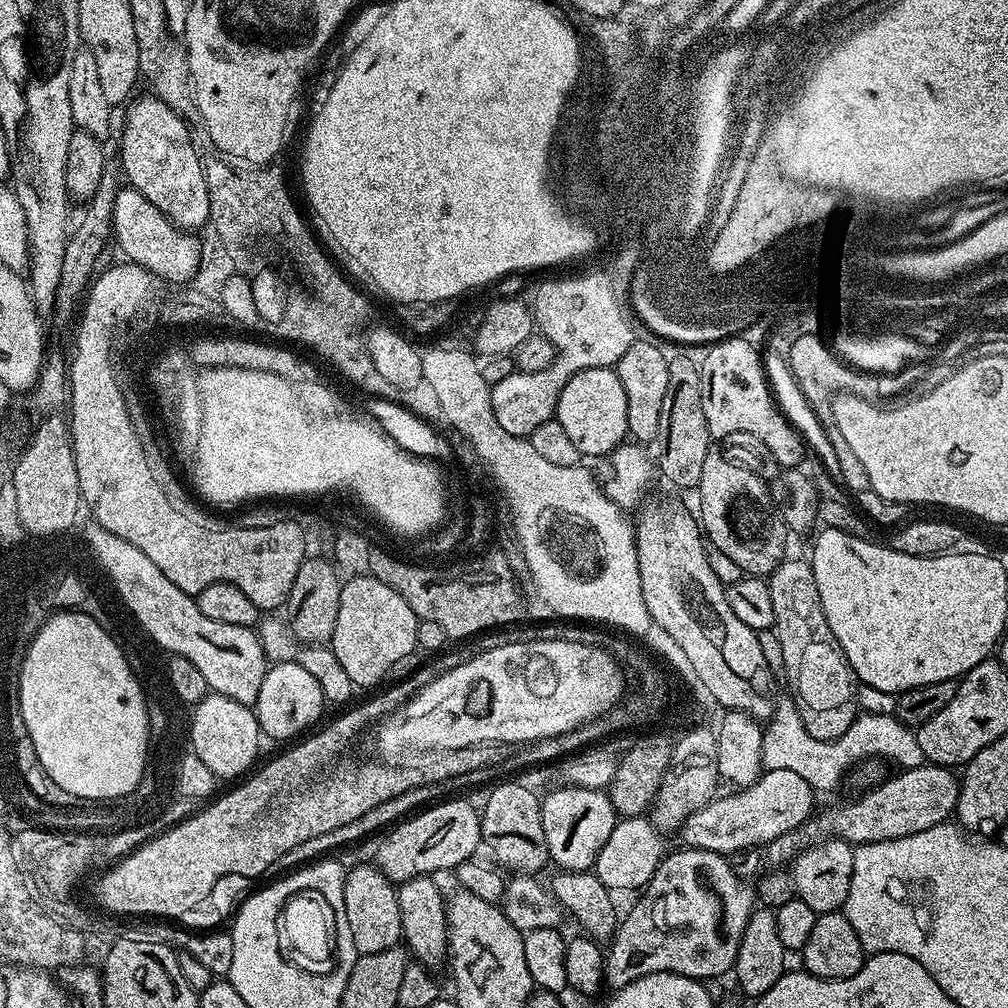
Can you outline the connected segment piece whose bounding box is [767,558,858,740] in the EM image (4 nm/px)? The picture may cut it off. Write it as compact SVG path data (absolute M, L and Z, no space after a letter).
M785 558L767 577L770 599L774 601L774 631L778 642L782 642L782 662L784 672L788 676L790 698L796 703L798 714L802 718L802 726L814 738L819 740L837 740L856 720L858 705L856 674L848 665L842 646L834 638L834 630L830 630L830 622L826 622L826 614L822 610L822 598L818 598L818 582L814 582L814 570L807 559L791 560Z

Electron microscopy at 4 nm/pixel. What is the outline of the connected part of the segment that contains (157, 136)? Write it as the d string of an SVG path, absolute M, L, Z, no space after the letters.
M154 94L135 100L127 105L124 133L118 143L123 179L177 228L200 230L196 228L210 220L210 194L206 194L202 156L192 144L189 125Z

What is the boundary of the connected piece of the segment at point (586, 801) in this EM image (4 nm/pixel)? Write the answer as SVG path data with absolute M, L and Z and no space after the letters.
M563 786L543 797L540 813L542 830L546 834L548 859L560 870L587 872L595 865L606 838L614 830L618 813L610 802L607 791Z

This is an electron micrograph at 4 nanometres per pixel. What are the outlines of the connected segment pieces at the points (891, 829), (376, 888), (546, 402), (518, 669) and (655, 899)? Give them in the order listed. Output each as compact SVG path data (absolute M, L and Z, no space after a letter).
M925 762L897 773L889 780L881 779L875 786L861 791L857 800L848 800L825 812L817 811L805 821L803 827L774 838L766 845L767 863L769 860L772 866L787 865L795 860L796 853L803 852L813 842L829 838L844 840L853 846L886 842L906 838L910 834L922 834L922 830L930 830L930 826L938 826L953 819L960 793L960 782L953 769Z
M371 863L368 864L360 864L357 868L349 867L347 876L344 879L345 910L346 919L350 922L350 938L354 938L354 946L361 956L376 954L382 950L390 950L401 943L404 935L402 914L398 914L397 885L389 880L379 868Z
M596 276L587 280L548 284L548 287L540 291L539 313L541 316L538 319L538 331L546 338L550 338L550 342L556 347L556 357L550 366L546 366L546 370L538 370L534 374L514 371L508 378L503 378L502 382L491 387L494 418L498 418L498 426L502 426L506 434L528 438L538 429L538 426L542 426L543 423L555 417L558 398L566 382L570 382L574 374L587 368L612 368L622 358L622 354L630 350L632 343L638 339L638 332L636 332L638 328L636 324L631 325L626 322L619 292L620 289L615 288L608 279Z
M523 638L513 639L506 646L494 646L488 648L482 654L471 656L466 662L454 666L454 670L446 670L434 682L427 684L422 690L405 702L400 708L395 708L389 716L384 717L379 724L375 725L376 748L381 752L383 759L388 762L396 762L399 756L404 756L407 752L436 752L443 754L445 752L457 752L463 748L475 748L477 746L501 746L500 744L512 744L511 746L523 746L533 741L550 738L554 735L566 734L584 723L590 722L606 714L608 710L614 707L626 695L624 689L624 672L619 668L617 657L607 653L605 649L586 646L575 641L568 640L541 640L526 641Z
M684 846L681 849L681 852L669 851L665 855L664 859L654 870L651 882L643 889L642 895L644 897L628 913L623 913L615 935L611 937L610 943L607 945L604 957L604 984L607 987L610 986L609 989L624 988L630 982L634 982L646 974L658 974L659 972L673 972L674 974L689 976L701 982L712 982L715 976L724 976L727 972L729 975L735 969L736 959L738 958L738 946L742 946L742 934L746 934L746 924L758 904L757 889L751 883L745 882L738 876L735 869L732 868L727 855L720 855L704 848Z

